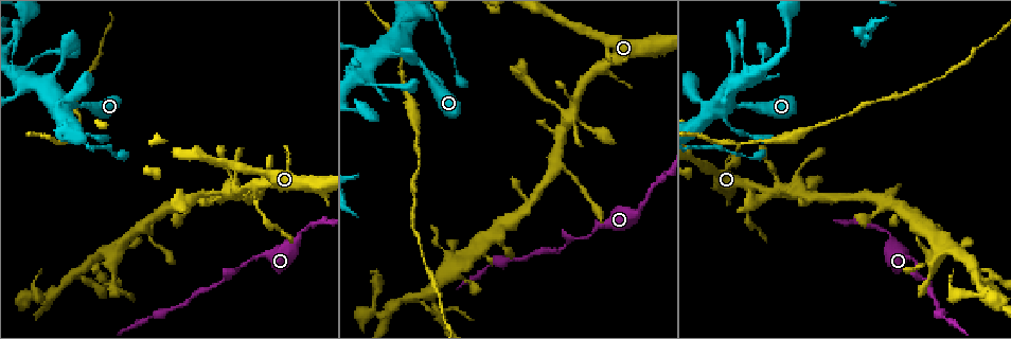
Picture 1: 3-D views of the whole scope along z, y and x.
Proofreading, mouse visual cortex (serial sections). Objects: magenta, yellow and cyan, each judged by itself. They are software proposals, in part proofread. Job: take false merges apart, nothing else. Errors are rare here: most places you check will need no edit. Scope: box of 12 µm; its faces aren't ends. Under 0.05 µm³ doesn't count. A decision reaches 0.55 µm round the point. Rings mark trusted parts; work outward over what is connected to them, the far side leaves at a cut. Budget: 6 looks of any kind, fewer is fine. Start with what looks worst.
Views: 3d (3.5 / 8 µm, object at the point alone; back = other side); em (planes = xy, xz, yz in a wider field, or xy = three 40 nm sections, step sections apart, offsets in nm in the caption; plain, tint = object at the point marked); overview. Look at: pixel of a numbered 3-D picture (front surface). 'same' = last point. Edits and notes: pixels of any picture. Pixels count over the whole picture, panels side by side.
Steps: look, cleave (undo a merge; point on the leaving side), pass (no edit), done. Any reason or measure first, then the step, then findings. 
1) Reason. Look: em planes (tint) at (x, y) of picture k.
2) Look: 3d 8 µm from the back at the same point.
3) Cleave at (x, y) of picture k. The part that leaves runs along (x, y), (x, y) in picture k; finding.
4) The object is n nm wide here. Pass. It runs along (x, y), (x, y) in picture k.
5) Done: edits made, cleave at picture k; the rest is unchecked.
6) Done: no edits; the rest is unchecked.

Looks like a crossing. Look: 3d 3.5 µm at (357, 77) of picture 1.

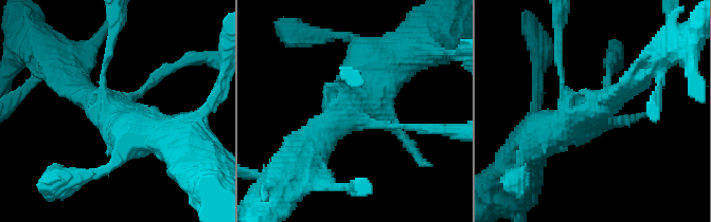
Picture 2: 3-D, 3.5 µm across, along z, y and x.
Look: em planes (tint) at (354, 106) of picture 2.

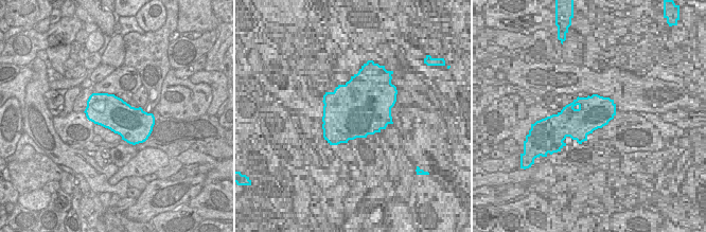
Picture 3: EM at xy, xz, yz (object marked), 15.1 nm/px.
Pass. It runs along (409, 52), (318, 141) in picture 2; continuous, no second cell.

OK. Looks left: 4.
Narrows sharply. Look: 3d 8 µm at (222, 282) of picture 1.

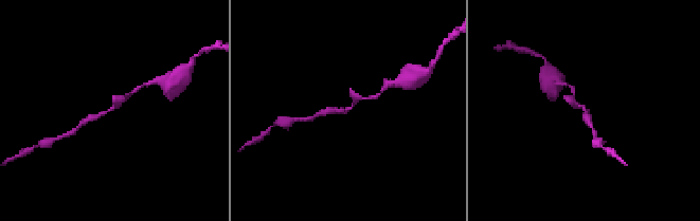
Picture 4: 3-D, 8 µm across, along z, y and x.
Look: em xy step 3 (tint) at (112, 108) of picture 4.

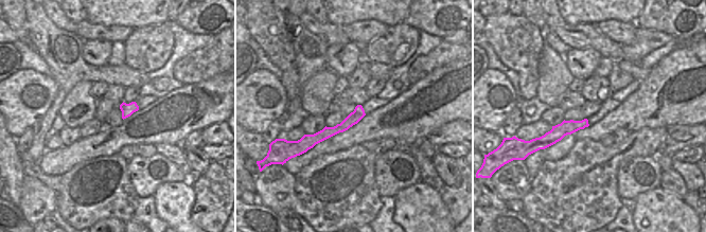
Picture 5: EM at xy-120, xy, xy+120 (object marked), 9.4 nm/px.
Pass. It runs along (359, 108), (343, 126), (307, 145) in picture 5; one cell here.

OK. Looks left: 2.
Look: 3d 3.5 µm at (573, 111) of picture 1.

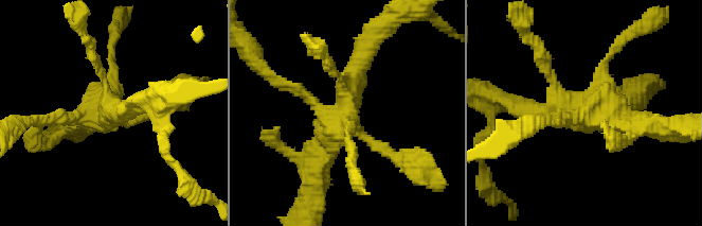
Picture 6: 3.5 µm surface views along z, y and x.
Need the tissue. Look: em xy step 2 (tint) at (105, 118) of picture 6.

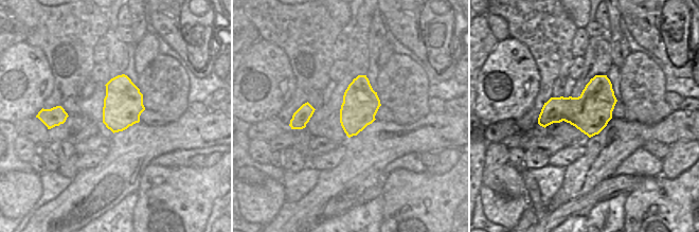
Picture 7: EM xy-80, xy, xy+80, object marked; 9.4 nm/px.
Pass. It runs along (367, 49), (312, 169) in picture 6; all the same cell.

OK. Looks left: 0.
Done: no edits; the rest is unchecked.

